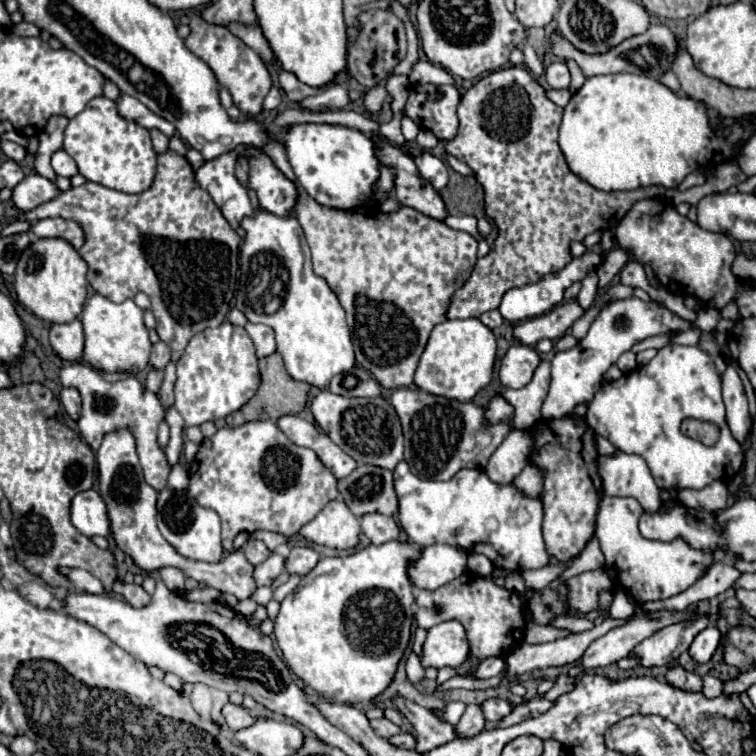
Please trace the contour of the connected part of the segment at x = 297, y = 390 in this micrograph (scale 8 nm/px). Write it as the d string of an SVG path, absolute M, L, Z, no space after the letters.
M274 352L272 356L260 358L260 376L262 376L262 382L260 382L256 396L252 396L252 400L248 400L248 404L244 404L244 408L240 408L232 414L232 422L230 422L230 416L226 418L228 426L240 426L240 424L246 424L252 420L266 420L266 418L278 420L280 416L286 416L286 414L298 414L304 408L310 386L306 382L298 382L298 380L292 380L292 376L288 376L282 356L278 352Z

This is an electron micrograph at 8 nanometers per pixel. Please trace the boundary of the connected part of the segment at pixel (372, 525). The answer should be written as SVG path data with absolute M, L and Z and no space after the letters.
M364 514L360 518L360 524L362 524L362 532L376 546L380 546L384 542L390 542L390 540L396 540L398 534L400 534L400 526L396 524L396 520L392 516L384 516L384 514Z

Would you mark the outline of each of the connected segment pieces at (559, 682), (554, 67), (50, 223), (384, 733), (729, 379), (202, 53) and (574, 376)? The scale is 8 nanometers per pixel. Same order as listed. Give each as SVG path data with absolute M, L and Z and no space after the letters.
M567 674L559 675L555 681L555 685L544 694L544 698L548 700L556 700L558 696L572 690L577 681L577 679L571 678Z
M564 62L550 64L544 70L544 76L546 76L548 86L554 88L554 90L562 90L562 88L568 88L570 86L570 70L568 70L568 66Z
M64 218L36 220L34 224L30 224L30 232L38 238L62 238L70 242L76 250L84 244L82 228L74 220L64 220Z
M378 718L378 720L370 720L370 724L372 724L372 728L374 728L374 732L378 734L378 736L382 736L382 738L390 738L390 736L394 736L394 734L398 734L400 732L400 726L396 726L396 724L392 724L390 720L386 720L386 718Z
M728 364L726 372L722 374L722 396L726 404L726 422L738 442L744 442L750 430L750 412L748 412L748 398L742 386L742 380L732 364Z
M198 14L190 18L190 36L184 40L184 44L194 56L198 56L210 66L218 84L230 92L234 104L240 108L242 114L256 116L262 110L262 102L272 86L272 80L266 64L250 46L246 46L238 36L234 36L226 26L208 24Z
M632 296L626 300L610 302L606 308L600 310L586 338L580 340L578 346L552 358L552 382L550 382L550 392L542 406L542 418L554 420L572 416L578 404L590 404L592 396L600 390L602 376L606 370L620 358L620 354L630 350L636 342L642 342L644 338L658 334L680 334L690 330L692 326L694 326L692 322L680 318L678 314L670 312L664 304L652 300L644 302Z

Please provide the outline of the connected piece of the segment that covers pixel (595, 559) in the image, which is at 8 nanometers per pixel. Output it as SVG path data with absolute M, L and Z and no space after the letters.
M592 538L592 540L586 544L586 548L580 552L580 556L576 556L576 558L572 560L570 568L562 572L562 576L564 576L564 580L568 580L568 578L572 578L572 576L576 576L576 574L580 574L580 572L596 570L596 568L602 568L602 566L604 566L604 554L602 554L602 550L600 550L600 546L598 546L598 540Z

